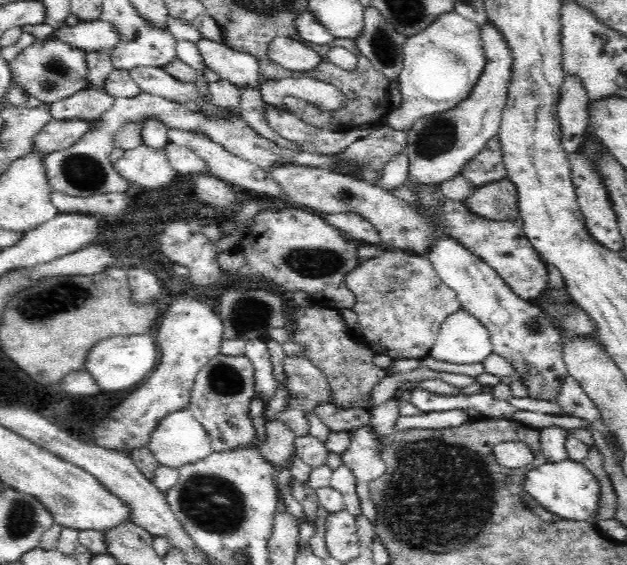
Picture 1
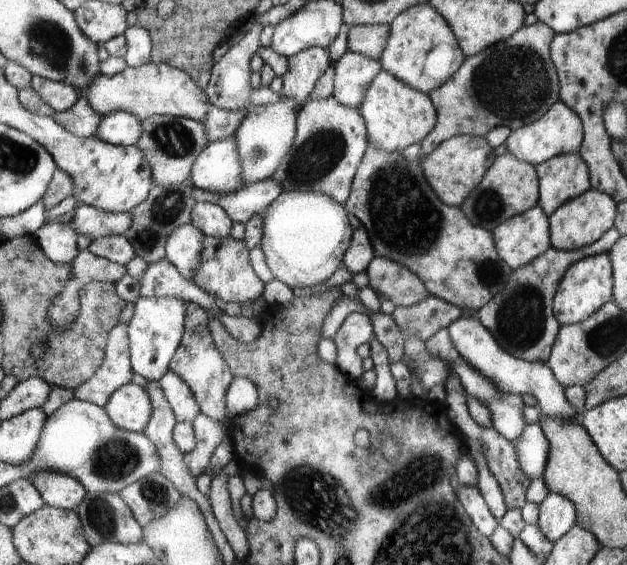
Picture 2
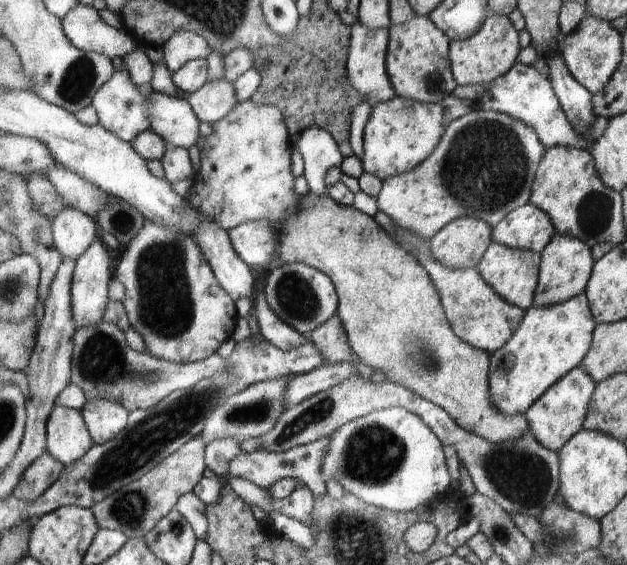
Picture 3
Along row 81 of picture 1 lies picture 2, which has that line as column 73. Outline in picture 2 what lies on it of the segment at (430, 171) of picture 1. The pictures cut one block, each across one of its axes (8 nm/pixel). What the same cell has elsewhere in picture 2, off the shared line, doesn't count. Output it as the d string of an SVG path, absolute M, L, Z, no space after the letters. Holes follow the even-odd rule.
M35 470L28 478L40 490L49 506L77 511L87 497L86 488L73 476L49 470Z

